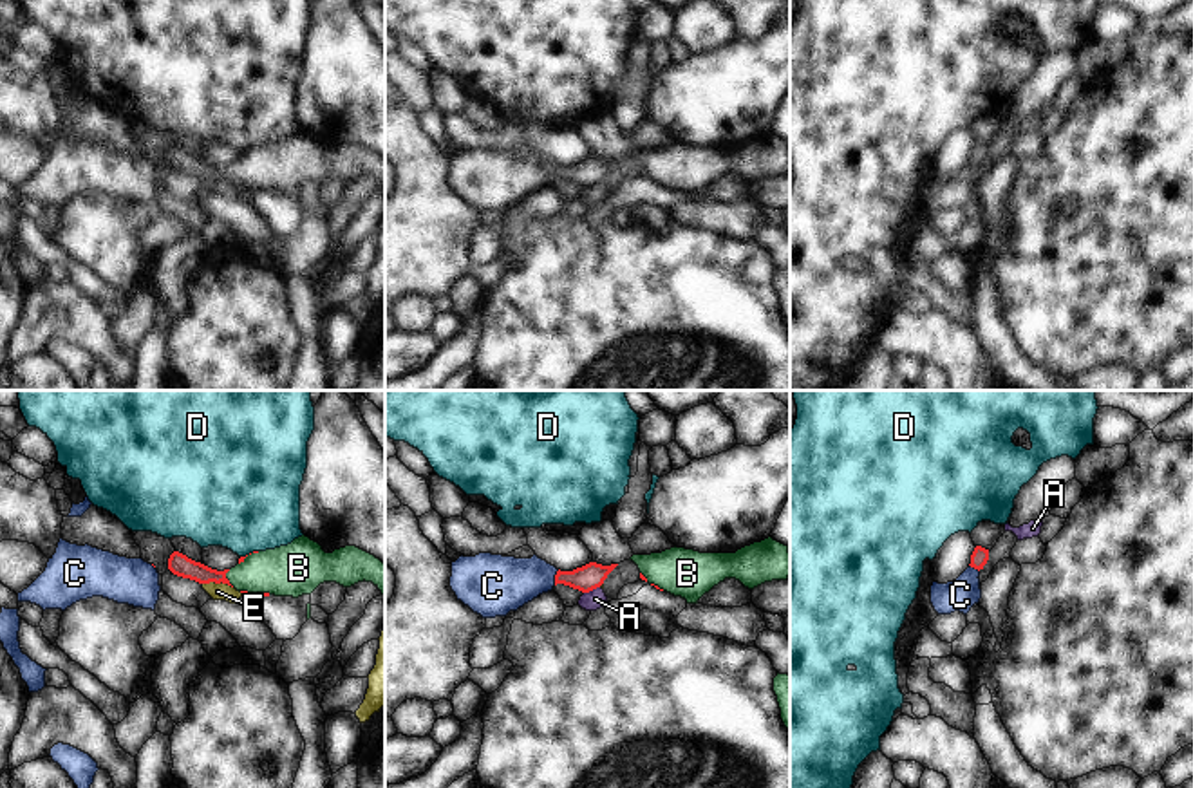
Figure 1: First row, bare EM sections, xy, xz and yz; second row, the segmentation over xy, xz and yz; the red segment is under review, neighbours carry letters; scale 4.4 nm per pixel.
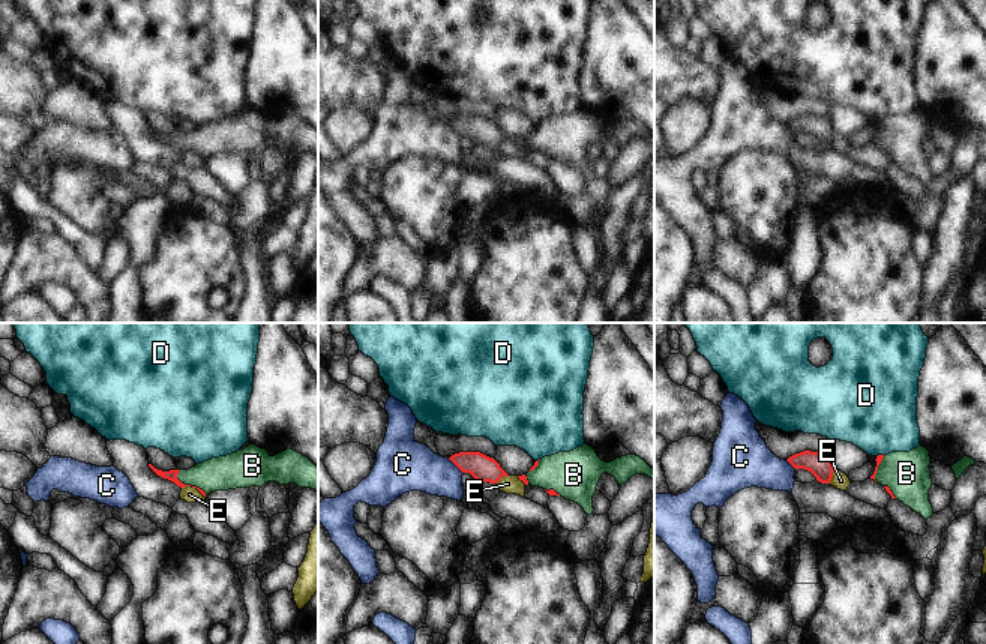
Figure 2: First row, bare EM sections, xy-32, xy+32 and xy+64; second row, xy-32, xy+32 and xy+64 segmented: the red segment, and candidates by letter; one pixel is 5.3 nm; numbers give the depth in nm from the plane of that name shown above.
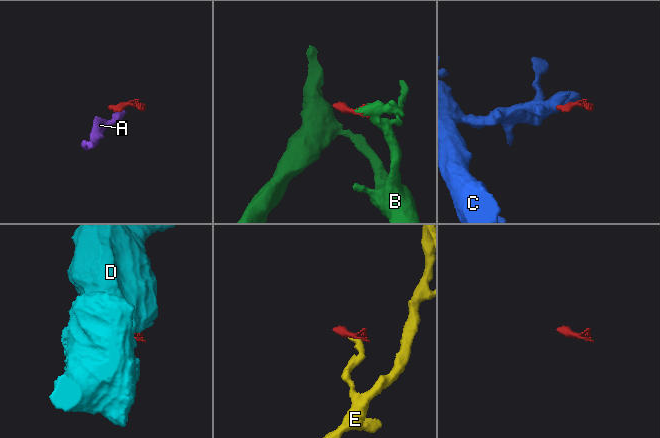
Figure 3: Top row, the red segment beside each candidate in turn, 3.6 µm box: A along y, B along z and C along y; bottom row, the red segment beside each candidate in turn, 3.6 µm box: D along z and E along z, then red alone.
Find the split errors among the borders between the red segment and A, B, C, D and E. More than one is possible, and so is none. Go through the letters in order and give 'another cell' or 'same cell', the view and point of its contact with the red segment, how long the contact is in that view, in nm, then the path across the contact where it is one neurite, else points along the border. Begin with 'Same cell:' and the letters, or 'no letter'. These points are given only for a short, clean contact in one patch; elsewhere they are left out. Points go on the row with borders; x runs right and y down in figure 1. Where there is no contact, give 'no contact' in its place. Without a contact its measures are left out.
Same cell: B
A: another cell | xz (591, 590) | 80 nm | along xz (599, 586), (584, 593)
B: same cell | xy (226, 579) | 80 nm | across xy (179, 564), (205, 575), (226, 579), (281, 572)
C: another cell | xz (555, 577) | 80 nm | along xz (559, 570), (554, 584)
D: another cell | xy (250, 553) | 90 nm | along xy (257, 550), (241, 557)
E: another cell | xy (217, 582) | 140 nm | along xy (203, 582), (226, 582), (232, 588)

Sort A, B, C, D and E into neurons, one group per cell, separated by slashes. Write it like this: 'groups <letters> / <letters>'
groups A E / B / C / D

